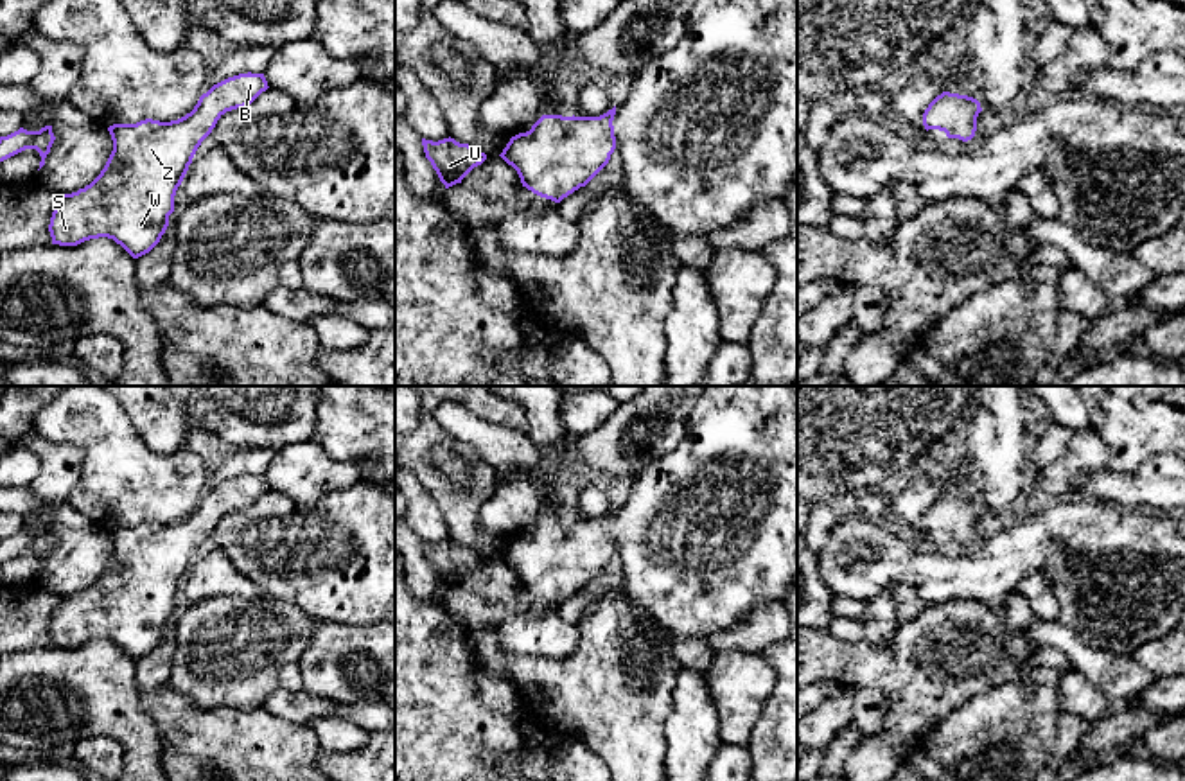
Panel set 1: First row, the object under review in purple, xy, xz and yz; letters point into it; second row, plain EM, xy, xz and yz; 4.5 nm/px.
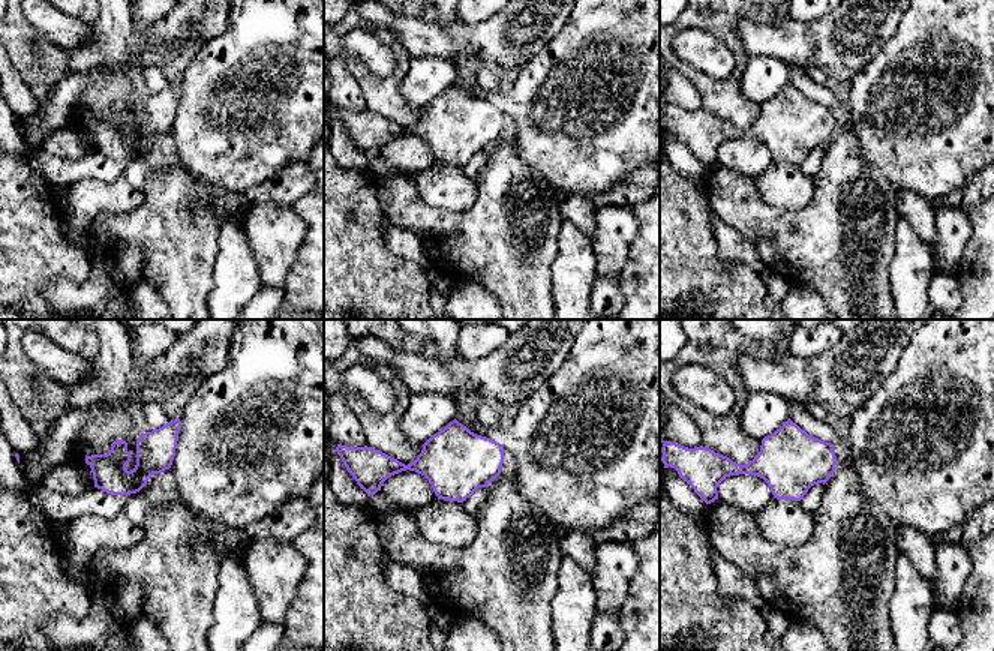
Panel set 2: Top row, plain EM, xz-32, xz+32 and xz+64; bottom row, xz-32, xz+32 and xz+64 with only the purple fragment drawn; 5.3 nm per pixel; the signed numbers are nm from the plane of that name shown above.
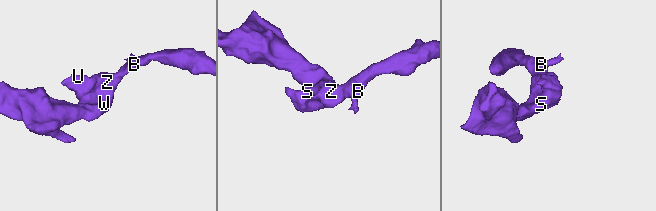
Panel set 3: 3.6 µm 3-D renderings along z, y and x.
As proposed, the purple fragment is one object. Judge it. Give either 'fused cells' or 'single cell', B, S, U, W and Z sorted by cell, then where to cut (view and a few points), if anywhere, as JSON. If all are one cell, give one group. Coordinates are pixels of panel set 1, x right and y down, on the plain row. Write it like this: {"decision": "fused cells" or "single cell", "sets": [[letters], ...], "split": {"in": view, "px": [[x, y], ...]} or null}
{"decision": "single cell", "sets": [["B", "S", "U", "W", "Z"]], "split": null}

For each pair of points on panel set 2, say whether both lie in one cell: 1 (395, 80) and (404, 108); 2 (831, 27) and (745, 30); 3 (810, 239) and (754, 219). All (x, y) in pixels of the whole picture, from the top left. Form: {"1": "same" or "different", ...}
{"1": "same", "2": "same", "3": "same"}

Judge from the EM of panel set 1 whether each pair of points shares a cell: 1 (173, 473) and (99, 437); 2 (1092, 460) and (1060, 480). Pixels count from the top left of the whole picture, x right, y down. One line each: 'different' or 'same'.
1: same
2: same

